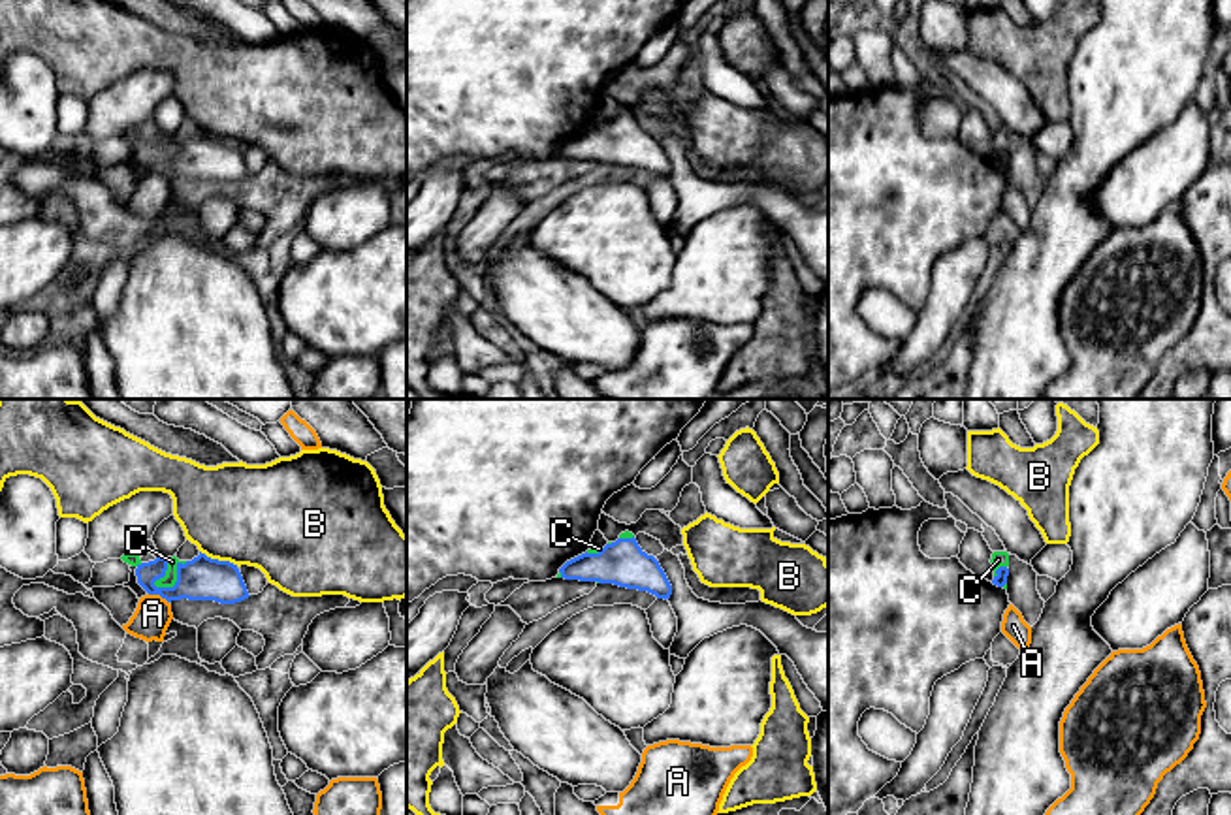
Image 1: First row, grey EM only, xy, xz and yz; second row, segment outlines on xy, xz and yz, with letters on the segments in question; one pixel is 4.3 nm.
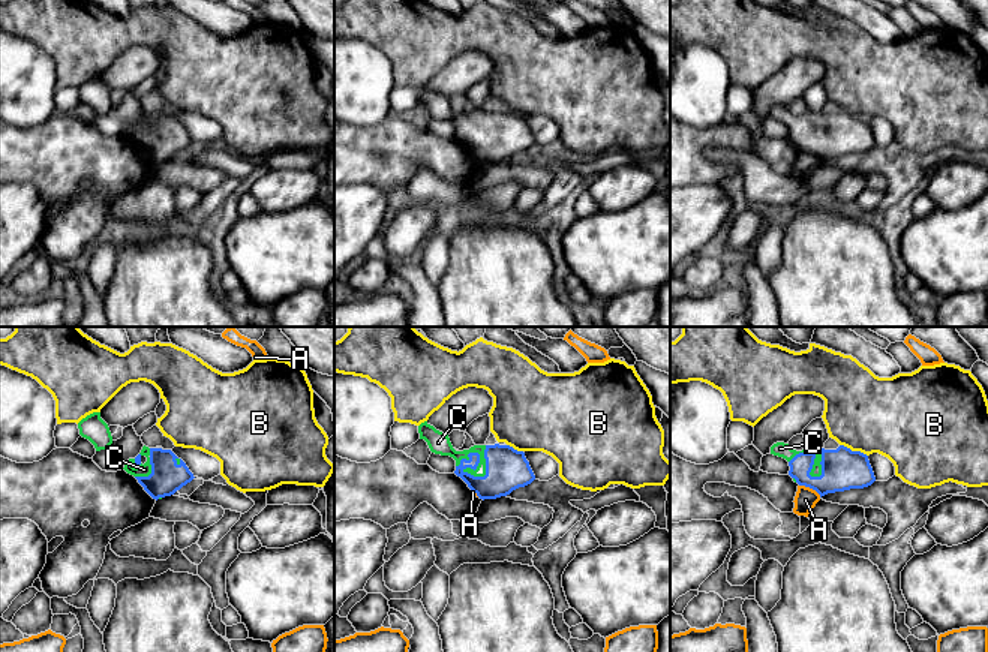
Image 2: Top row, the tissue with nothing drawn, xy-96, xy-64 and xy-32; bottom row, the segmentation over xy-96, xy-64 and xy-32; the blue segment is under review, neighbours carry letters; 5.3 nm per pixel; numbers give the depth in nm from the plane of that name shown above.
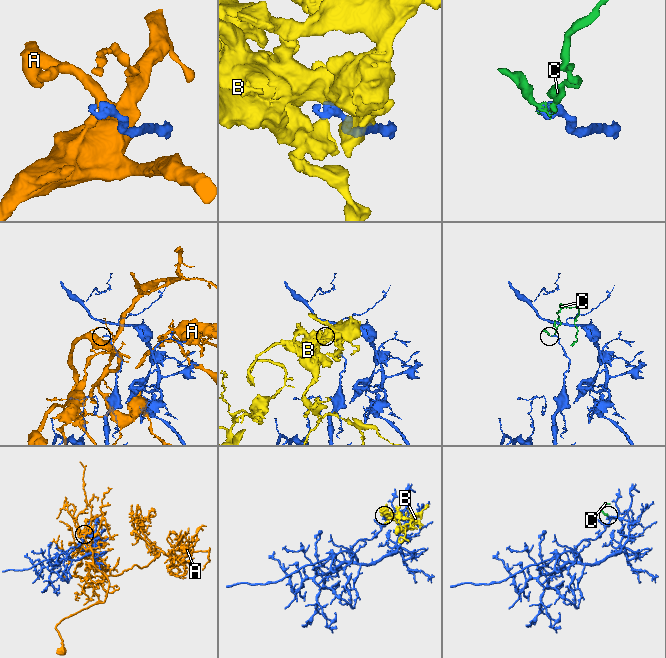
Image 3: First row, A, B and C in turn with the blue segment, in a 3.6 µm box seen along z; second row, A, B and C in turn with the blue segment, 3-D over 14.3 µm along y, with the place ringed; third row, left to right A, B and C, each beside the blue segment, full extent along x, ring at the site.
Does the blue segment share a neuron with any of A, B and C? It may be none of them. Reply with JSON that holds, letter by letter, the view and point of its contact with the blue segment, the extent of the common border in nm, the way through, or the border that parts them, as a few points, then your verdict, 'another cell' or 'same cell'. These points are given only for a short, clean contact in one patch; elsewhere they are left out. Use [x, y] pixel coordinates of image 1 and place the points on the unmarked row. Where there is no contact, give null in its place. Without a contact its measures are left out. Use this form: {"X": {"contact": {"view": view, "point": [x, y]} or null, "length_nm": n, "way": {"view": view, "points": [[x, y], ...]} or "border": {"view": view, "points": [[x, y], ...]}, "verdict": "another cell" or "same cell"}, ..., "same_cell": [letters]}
{"A": {"contact": {"view": "xy", "point": [159, 172]}, "length_nm": 100, "verdict": "another cell"}, "B": {"contact": {"view": "xy", "point": [217, 138]}, "length_nm": 180, "verdict": "another cell"}, "C": {"contact": {"view": "xy", "point": [177, 159]}, "length_nm": 180, "verdict": "same cell"}, "same_cell": ["C"]}

